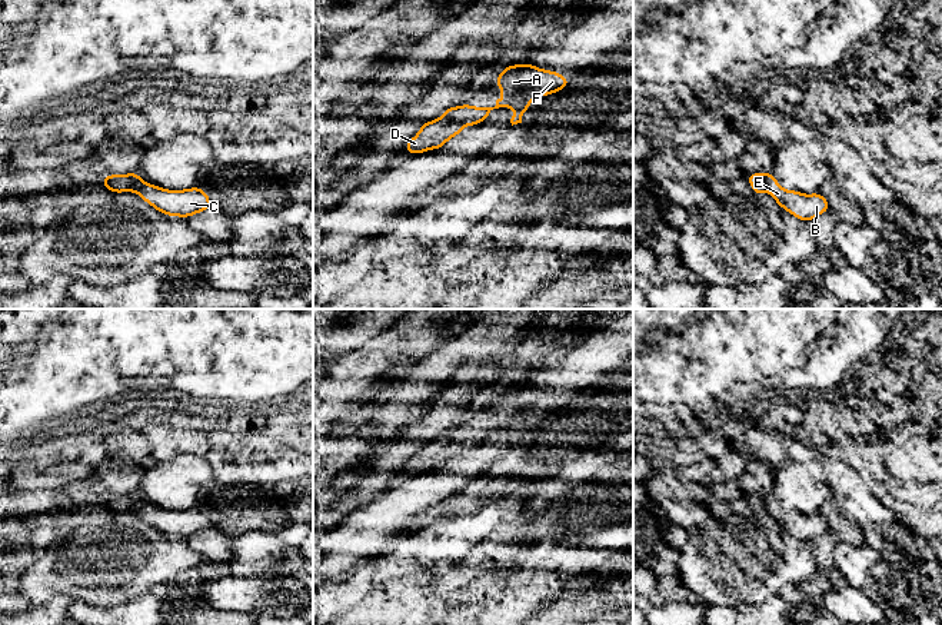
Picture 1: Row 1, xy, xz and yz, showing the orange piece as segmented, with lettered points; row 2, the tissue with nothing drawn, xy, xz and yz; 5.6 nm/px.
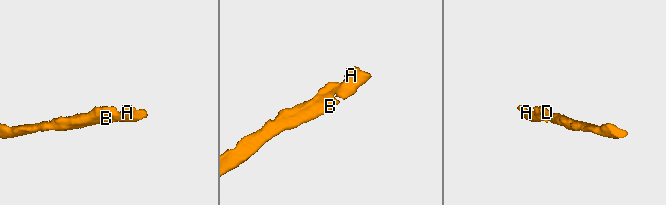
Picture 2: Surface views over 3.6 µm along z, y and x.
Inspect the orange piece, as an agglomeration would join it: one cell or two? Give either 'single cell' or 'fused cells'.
single cell

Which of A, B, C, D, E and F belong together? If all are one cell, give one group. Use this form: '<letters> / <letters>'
A B C D E F

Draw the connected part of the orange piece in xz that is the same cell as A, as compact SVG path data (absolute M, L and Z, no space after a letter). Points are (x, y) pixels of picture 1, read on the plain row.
M532 383L506 386L495 400L503 413L495 428L475 428L472 425L449 428L440 439L422 443L419 453L406 463L405 469L410 476L440 469L447 461L462 453L465 446L487 441L489 433L499 428L513 428L512 446L522 443L522 435L530 429L530 422L560 412L569 403L569 399L560 393L537 389Z

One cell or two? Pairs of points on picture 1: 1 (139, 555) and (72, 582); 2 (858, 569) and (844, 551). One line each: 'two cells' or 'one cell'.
1: one cell
2: one cell

